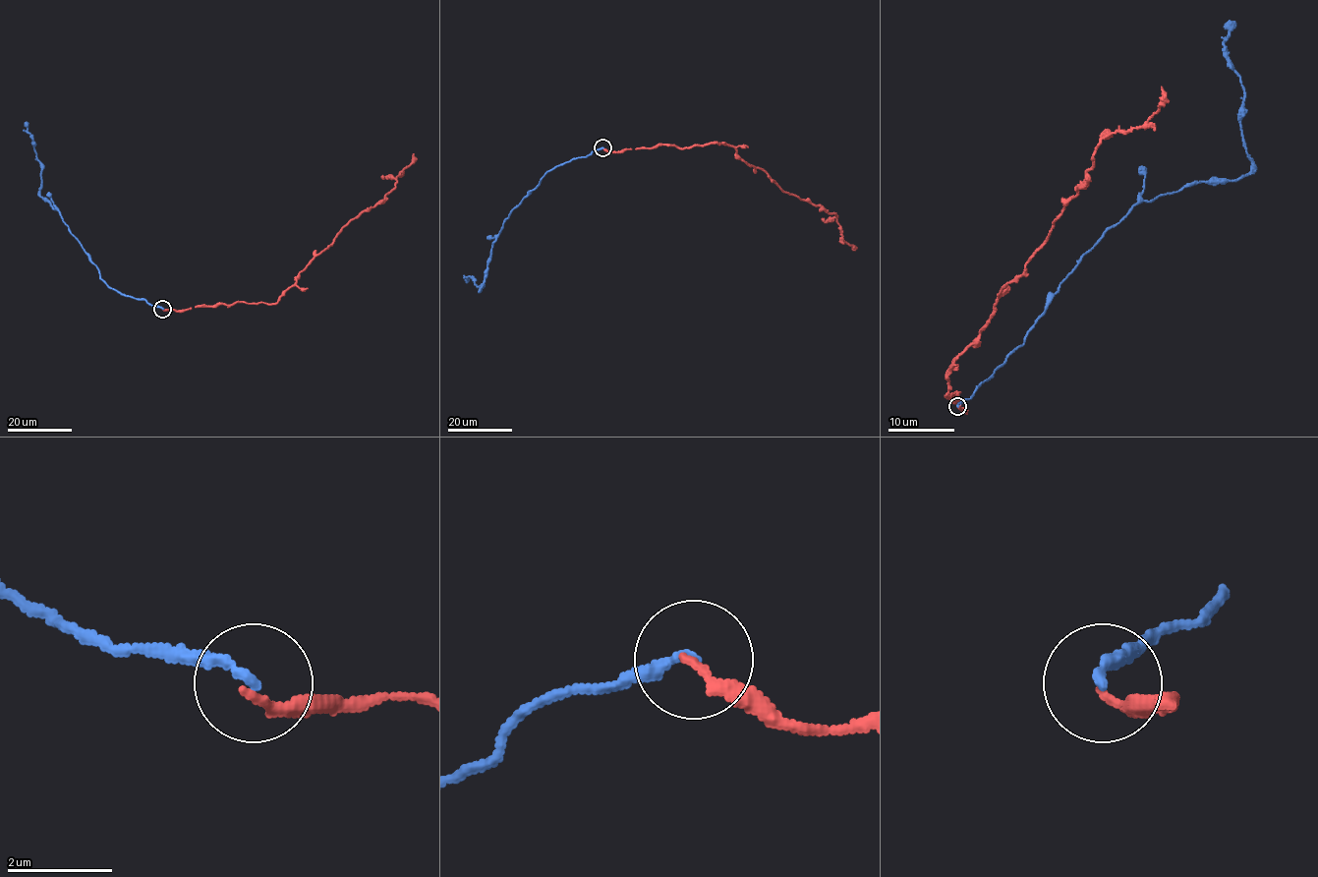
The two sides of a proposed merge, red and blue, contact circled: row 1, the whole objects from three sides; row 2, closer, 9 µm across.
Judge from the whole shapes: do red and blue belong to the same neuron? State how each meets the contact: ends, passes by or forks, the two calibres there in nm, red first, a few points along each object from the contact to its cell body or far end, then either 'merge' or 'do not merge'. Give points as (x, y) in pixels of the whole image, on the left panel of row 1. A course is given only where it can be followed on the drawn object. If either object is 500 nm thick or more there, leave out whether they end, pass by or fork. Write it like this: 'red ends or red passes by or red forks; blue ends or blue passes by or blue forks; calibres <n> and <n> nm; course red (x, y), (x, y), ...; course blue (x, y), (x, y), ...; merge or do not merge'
red ends; blue ends; calibres 200 and 200 nm; course red (162, 309), (182, 311), (218, 304), (275, 303), (344, 226), (380, 204), (412, 162), (413, 154); course blue (162, 309), (144, 300), (121, 294), (100, 277), (99, 270), (58, 211), (39, 195), (41, 163), (25, 122); do not merge

